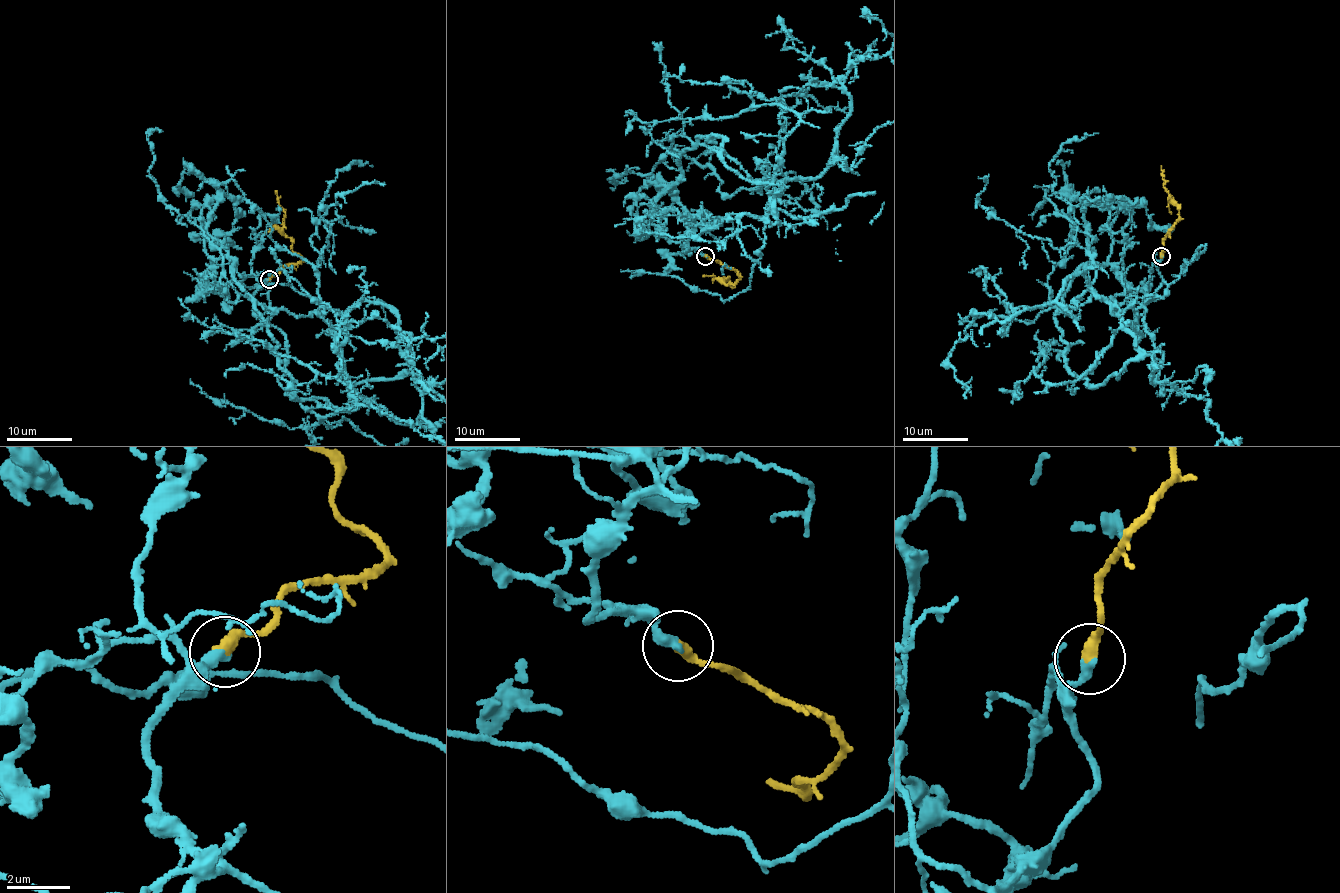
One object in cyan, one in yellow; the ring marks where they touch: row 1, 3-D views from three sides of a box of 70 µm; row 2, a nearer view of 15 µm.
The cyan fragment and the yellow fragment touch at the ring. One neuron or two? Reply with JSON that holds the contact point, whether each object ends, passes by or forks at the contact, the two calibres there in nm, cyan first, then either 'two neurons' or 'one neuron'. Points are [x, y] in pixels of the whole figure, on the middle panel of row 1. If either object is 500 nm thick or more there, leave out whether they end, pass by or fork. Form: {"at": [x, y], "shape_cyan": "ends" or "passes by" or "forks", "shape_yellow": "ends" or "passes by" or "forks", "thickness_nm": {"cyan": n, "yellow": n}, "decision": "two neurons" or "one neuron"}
{"at": [705, 256], "shape_cyan": "ends", "shape_yellow": "ends", "thickness_nm": {"cyan": 360, "yellow": 400}, "decision": "one neuron"}

